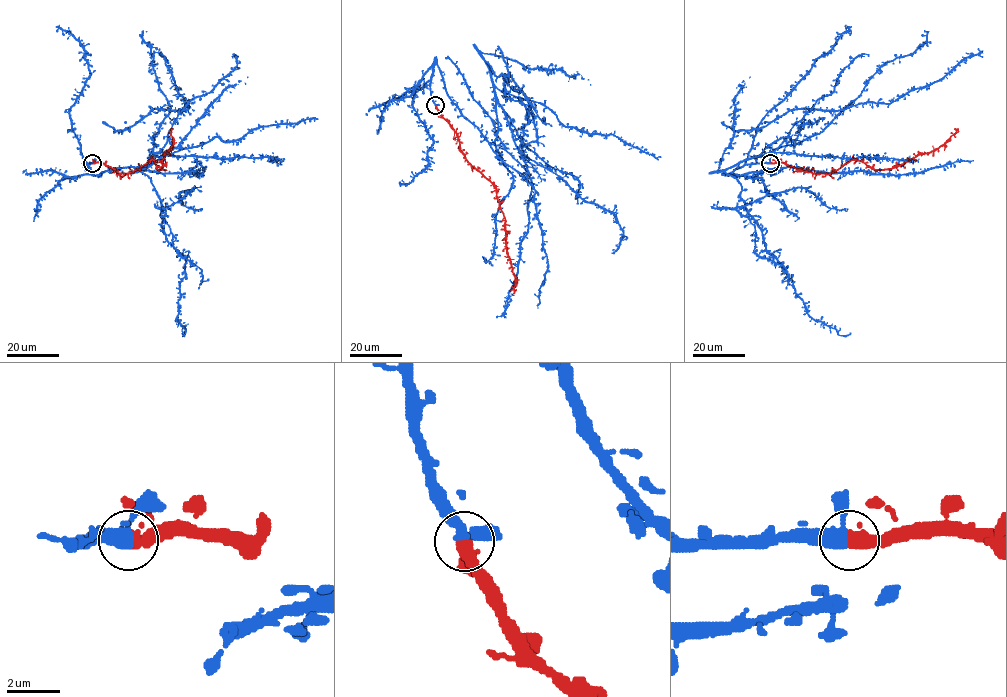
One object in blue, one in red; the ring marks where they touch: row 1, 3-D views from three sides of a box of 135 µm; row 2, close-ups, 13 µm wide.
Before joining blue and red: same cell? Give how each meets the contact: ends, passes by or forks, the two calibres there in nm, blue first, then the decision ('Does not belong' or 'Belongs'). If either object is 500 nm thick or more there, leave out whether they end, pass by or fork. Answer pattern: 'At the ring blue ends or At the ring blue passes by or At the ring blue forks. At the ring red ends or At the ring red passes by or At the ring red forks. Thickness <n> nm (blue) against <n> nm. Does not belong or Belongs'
At the ring blue passes by. At the ring red ends. Thickness 340 nm (blue) against 480 nm. Belongs

